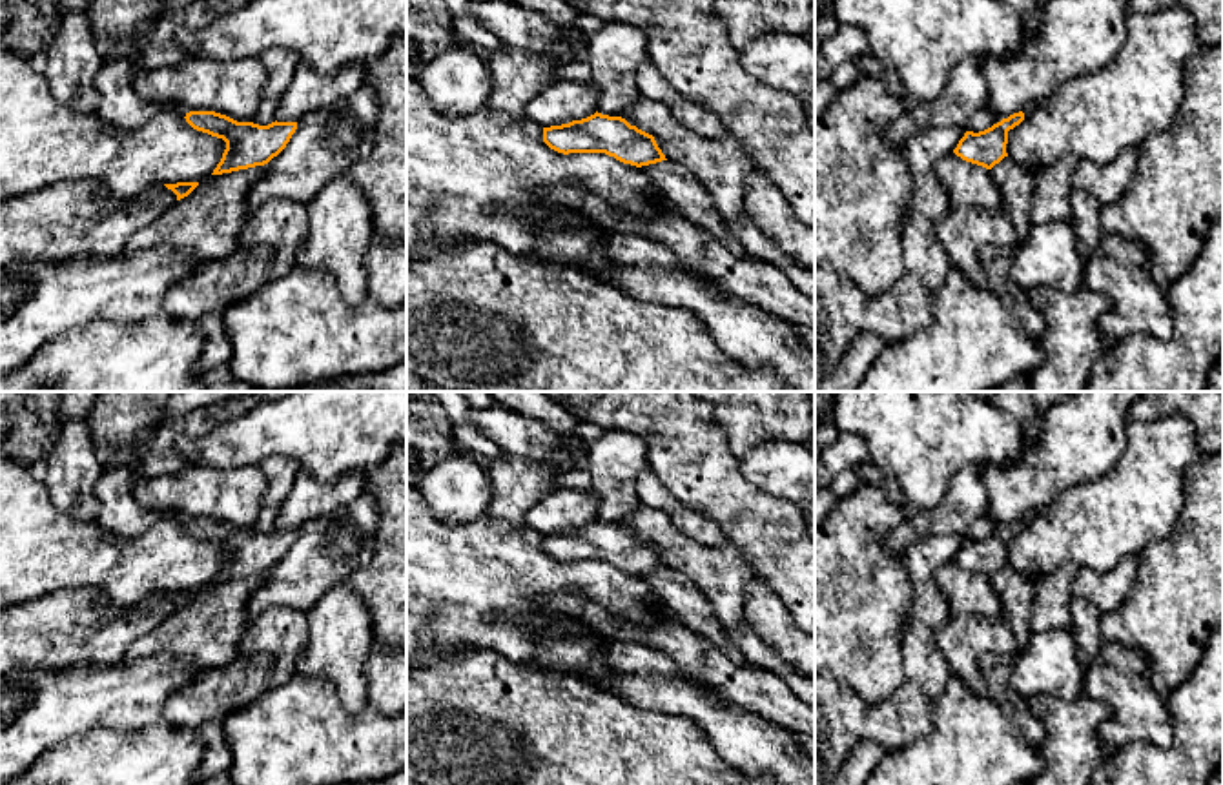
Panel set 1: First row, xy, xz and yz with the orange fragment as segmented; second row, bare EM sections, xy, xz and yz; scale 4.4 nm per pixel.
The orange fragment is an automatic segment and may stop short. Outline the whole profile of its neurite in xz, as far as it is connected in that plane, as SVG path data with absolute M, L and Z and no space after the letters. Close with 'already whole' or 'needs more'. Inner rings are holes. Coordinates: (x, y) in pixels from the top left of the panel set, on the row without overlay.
M598 519L581 528L543 535L543 550L563 563L605 561L636 576L667 568L653 543L622 525Z; already whole

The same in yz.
M1019 519L1010 523L1008 526L1002 526L1001 530L993 532L984 539L966 539L953 561L966 570L992 577L1004 565L1008 565L1008 539L1019 534L1023 528L1024 521Z; already whole

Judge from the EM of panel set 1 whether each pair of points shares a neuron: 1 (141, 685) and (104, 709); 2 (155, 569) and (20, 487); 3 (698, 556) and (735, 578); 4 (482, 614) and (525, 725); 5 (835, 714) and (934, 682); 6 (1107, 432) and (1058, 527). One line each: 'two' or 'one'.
1: one
2: one
3: one
4: two
5: one
6: two

